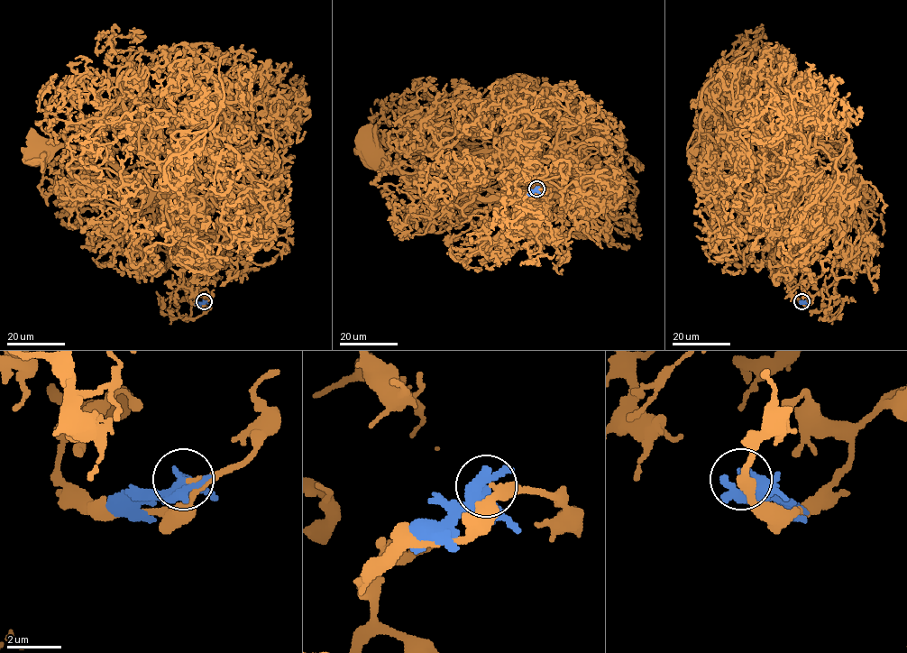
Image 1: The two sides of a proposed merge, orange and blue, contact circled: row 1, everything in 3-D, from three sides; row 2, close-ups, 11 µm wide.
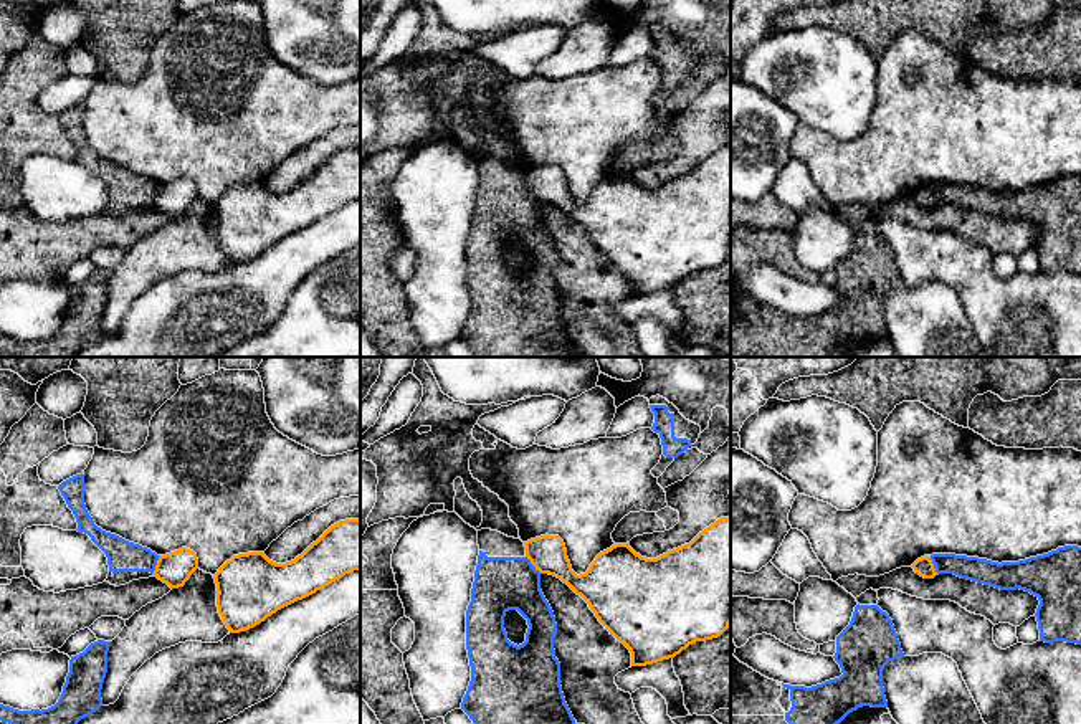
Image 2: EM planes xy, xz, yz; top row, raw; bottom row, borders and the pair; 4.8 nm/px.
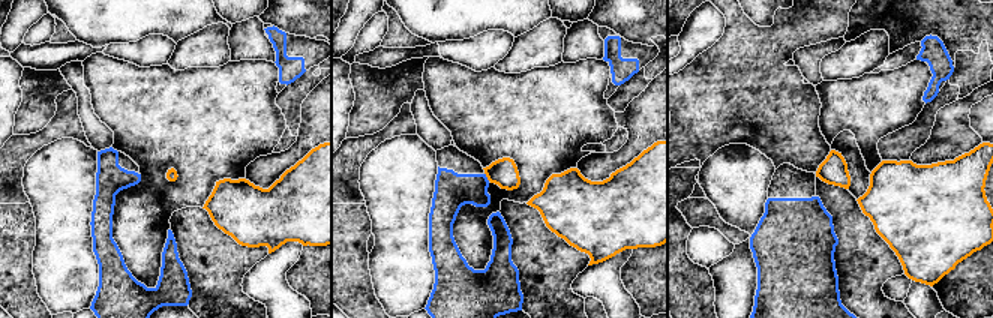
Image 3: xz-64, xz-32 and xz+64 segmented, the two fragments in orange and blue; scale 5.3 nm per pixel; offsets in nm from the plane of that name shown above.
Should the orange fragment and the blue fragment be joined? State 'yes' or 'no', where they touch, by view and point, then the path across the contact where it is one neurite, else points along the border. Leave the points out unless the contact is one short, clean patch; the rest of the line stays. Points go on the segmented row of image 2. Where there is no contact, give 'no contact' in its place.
no; meets orange in xz at (533, 564); border along xz (526, 556), (541, 572)

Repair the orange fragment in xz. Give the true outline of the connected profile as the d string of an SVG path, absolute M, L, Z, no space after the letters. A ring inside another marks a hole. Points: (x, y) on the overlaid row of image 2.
M721 517L689 544L656 559L636 554L630 544L600 552L585 574L577 575L559 536L524 542L526 557L580 595L598 622L631 653L631 666L674 658L696 641L721 636L731 625L731 517Z

